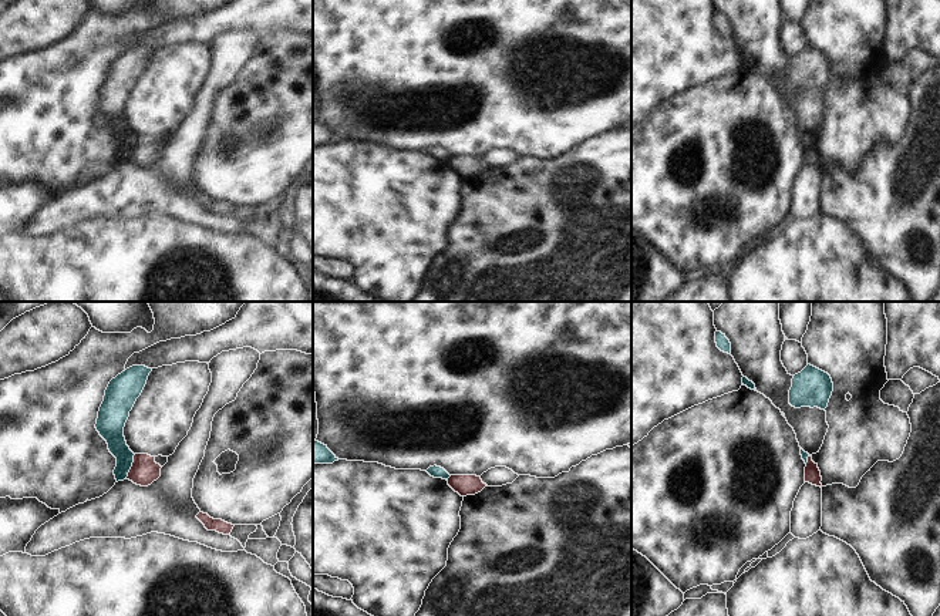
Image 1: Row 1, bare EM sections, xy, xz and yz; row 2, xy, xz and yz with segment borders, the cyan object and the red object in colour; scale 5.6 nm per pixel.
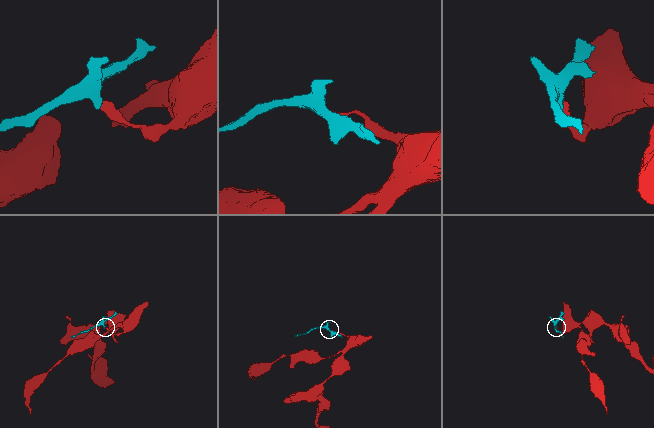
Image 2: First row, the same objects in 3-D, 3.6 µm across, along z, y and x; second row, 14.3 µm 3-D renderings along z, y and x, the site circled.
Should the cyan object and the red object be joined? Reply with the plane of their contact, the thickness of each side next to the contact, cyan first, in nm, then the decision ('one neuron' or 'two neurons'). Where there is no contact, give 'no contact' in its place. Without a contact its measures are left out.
contact in xy; calibres 140 and 160 nm; two neurons

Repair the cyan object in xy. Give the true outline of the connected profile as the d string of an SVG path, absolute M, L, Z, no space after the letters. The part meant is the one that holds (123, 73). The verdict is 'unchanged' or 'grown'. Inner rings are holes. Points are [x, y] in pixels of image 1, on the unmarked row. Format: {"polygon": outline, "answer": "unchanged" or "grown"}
{"polygon": "M132 47L112 60L105 71L95 110L107 122L110 134L117 139L114 156L124 162L134 144L134 134L127 127L124 108L137 80L141 77L152 50Z", "answer": "unchanged"}

